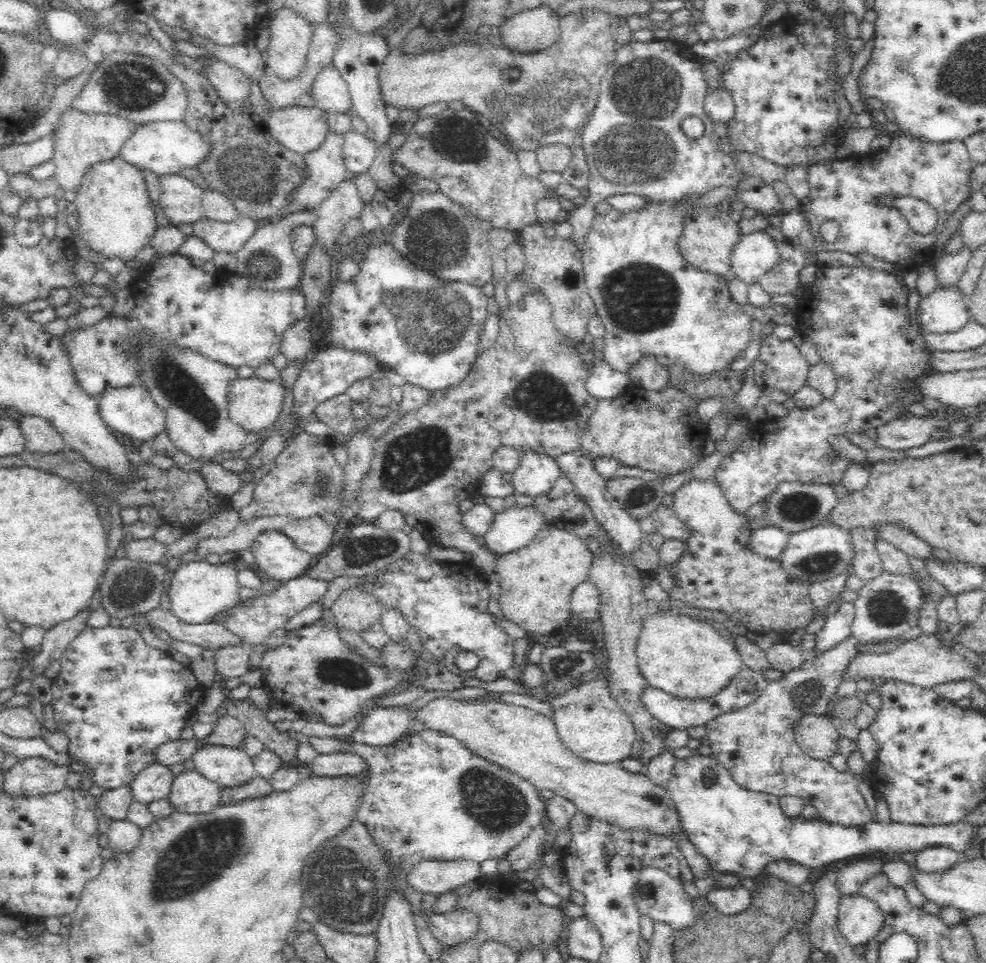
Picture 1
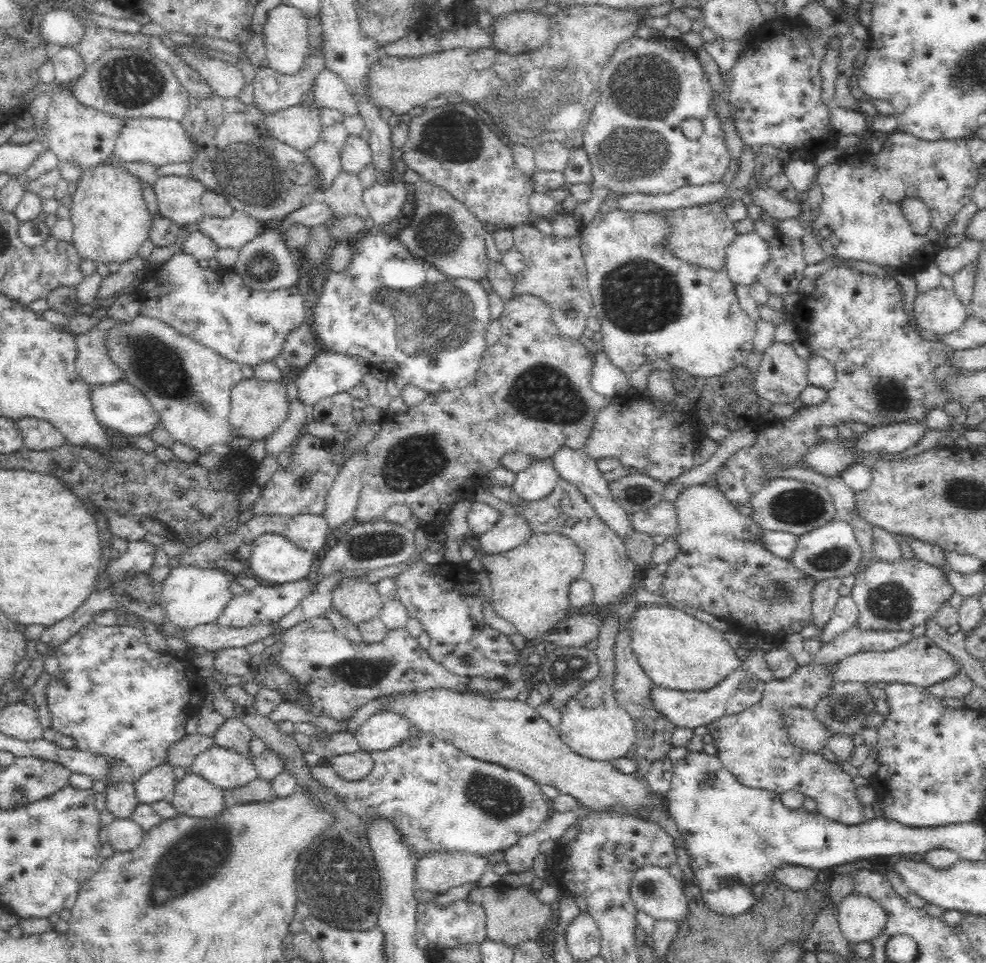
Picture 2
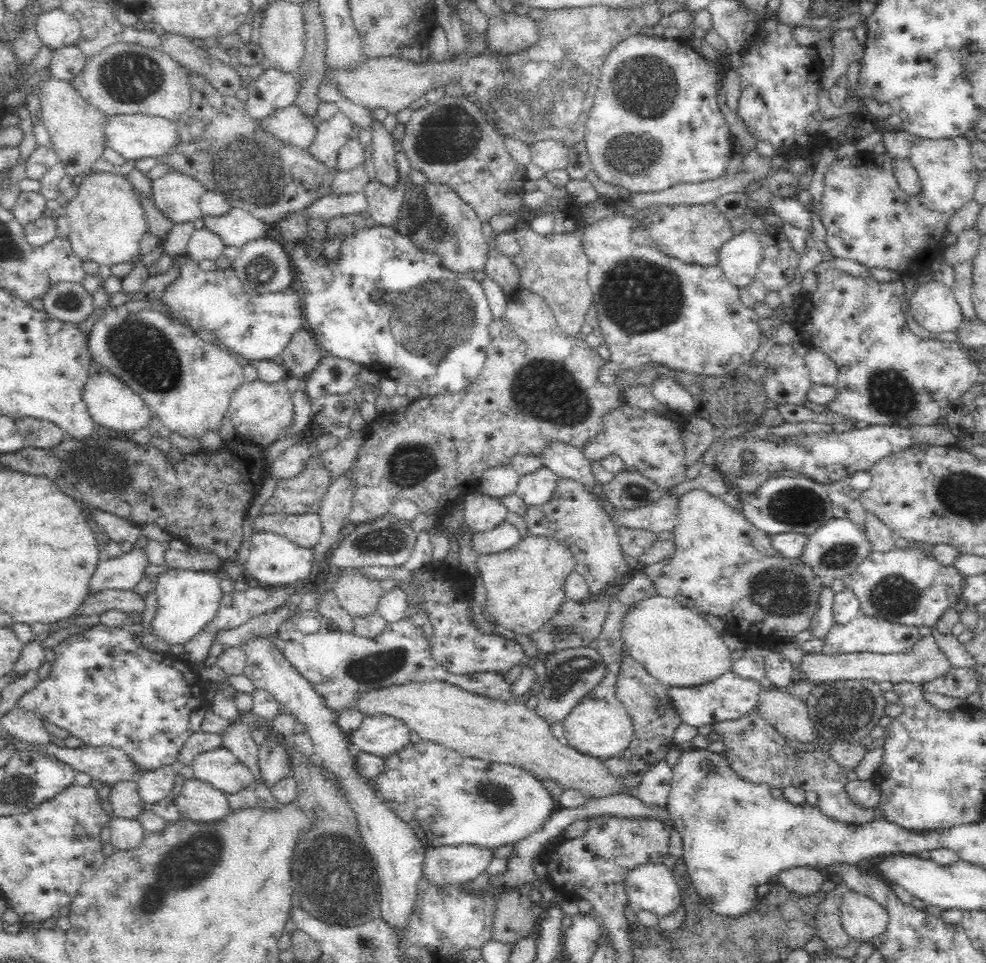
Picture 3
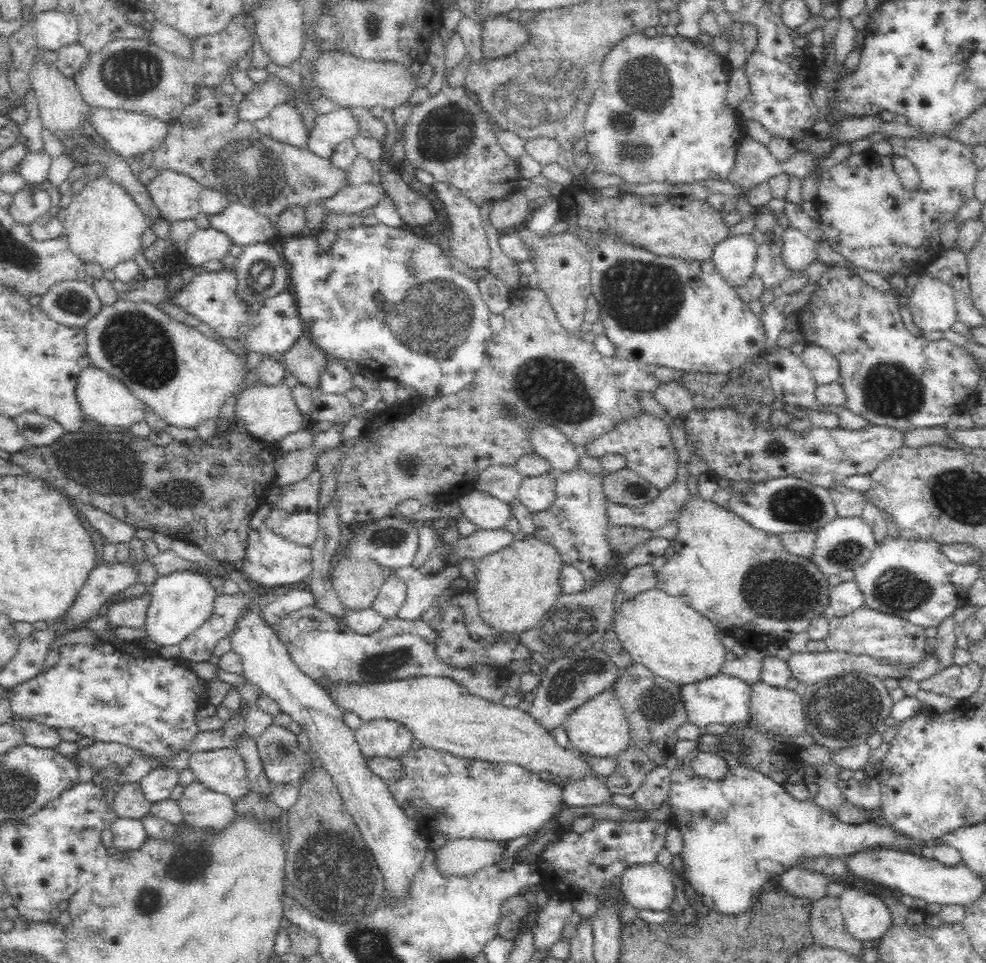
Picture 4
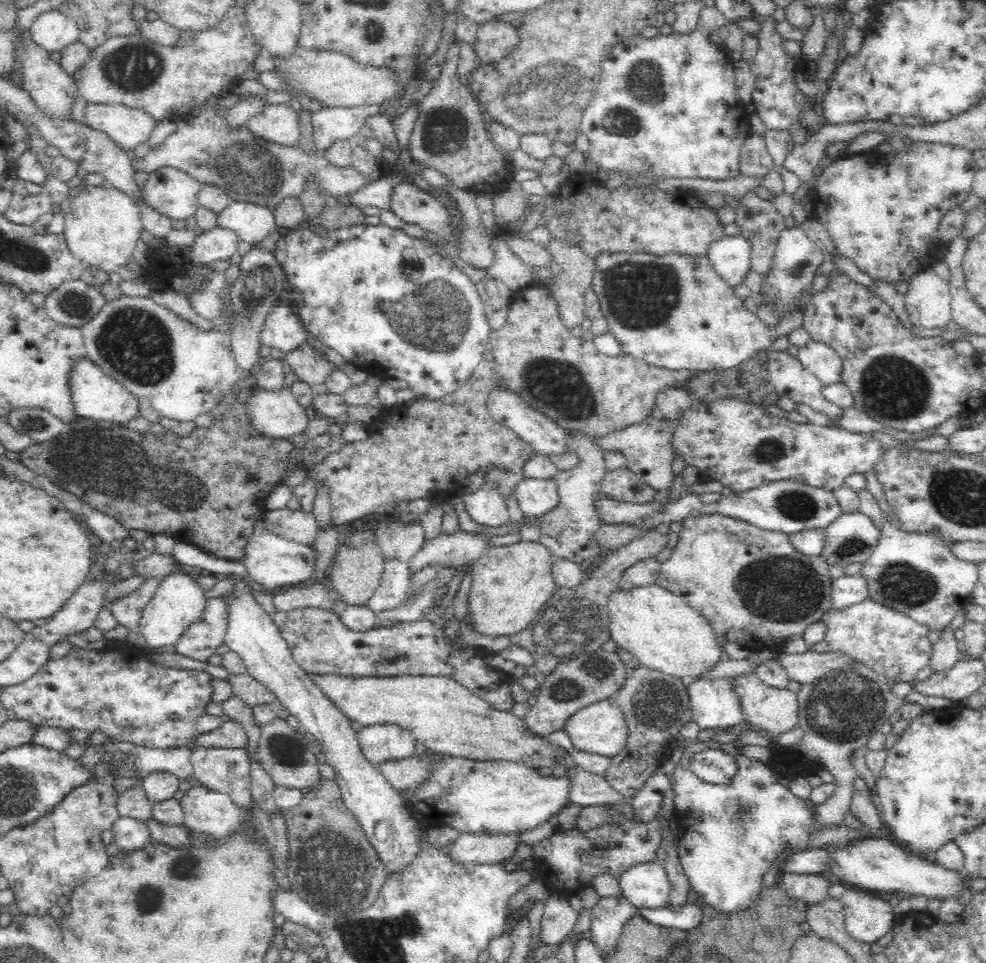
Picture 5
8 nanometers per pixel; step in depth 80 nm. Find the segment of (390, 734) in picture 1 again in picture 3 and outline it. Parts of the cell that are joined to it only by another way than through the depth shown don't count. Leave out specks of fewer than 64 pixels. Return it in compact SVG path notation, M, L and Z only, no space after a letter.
M385 715L365 717L362 725L350 734L357 752L384 759L404 749L412 735L402 721Z

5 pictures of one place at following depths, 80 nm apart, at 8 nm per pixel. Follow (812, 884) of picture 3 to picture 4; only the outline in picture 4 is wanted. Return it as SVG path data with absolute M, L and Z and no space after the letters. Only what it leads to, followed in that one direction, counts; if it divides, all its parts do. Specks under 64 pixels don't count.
M796 866L780 874L780 884L792 895L816 902L826 896L828 877L818 872L808 872Z

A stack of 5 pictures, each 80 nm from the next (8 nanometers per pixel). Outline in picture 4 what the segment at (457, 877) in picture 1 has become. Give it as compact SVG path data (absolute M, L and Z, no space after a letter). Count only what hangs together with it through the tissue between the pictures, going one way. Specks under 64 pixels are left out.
M478 837L448 839L444 846L435 850L439 869L452 875L465 875L495 865L499 860L508 858L508 841Z

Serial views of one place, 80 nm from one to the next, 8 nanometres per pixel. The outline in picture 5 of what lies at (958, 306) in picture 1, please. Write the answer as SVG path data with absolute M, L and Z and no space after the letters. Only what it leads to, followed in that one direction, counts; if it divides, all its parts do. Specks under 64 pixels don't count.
M932 268L916 272L908 280L904 308L910 322L918 328L941 328L951 322L949 282L940 278Z

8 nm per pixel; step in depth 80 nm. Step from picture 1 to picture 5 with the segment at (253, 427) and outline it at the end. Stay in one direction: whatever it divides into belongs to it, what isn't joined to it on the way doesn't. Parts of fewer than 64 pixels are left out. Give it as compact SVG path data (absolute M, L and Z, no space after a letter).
M286 388L274 393L257 389L248 400L254 427L272 437L291 438L302 434L309 422L307 407L302 406Z

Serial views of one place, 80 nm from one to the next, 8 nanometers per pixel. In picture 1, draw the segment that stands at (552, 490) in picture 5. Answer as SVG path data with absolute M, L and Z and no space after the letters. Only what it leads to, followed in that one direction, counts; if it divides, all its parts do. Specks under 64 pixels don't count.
M535 452L524 453L520 466L512 474L515 492L532 498L546 494L562 476L554 458Z

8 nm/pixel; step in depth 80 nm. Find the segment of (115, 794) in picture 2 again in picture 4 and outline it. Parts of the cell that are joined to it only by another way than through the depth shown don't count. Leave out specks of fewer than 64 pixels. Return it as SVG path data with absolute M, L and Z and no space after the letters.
M123 783L116 790L113 808L120 818L141 820L150 815L151 803L143 794L140 783Z

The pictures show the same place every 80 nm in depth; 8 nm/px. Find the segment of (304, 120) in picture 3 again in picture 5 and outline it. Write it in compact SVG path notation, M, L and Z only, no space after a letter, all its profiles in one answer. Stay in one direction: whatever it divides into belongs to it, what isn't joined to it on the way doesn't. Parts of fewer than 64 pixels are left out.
M264 104L245 127L251 134L271 144L292 147L299 139L299 113L287 104Z

